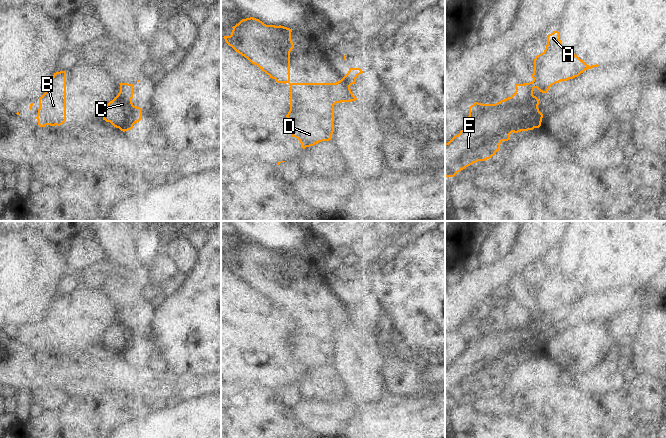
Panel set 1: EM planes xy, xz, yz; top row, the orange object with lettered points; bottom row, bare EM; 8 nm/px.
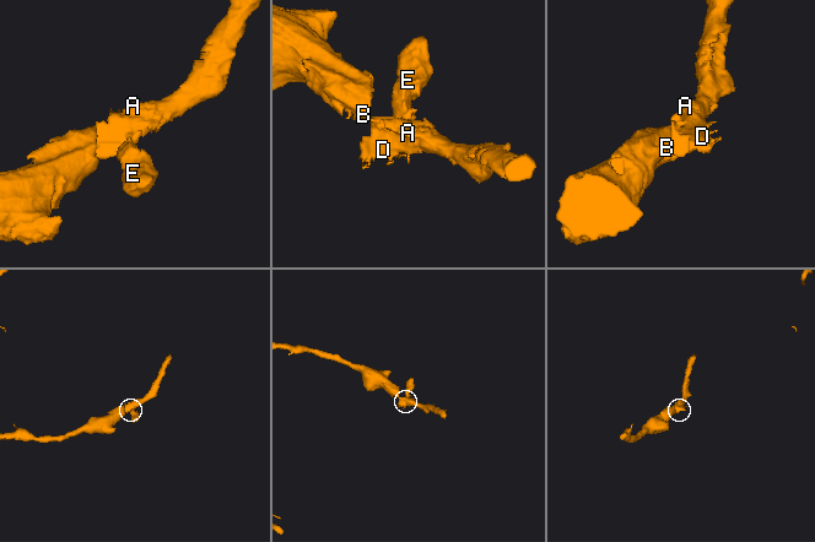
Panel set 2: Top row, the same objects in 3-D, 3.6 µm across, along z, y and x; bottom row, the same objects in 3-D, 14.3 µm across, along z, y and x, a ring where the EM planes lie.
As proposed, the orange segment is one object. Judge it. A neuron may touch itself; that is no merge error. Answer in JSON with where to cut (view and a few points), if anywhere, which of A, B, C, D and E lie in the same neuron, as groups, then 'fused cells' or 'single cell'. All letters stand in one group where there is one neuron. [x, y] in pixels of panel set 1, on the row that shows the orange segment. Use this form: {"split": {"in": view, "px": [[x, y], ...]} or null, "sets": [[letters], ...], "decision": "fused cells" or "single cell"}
{"split": {"in": "yz", "px": [[525, 83], [532, 93]]}, "sets": [["A", "B", "D"], ["C", "E"]], "decision": "fused cells"}

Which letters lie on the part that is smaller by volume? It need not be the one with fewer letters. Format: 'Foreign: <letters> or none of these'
Foreign: C, E

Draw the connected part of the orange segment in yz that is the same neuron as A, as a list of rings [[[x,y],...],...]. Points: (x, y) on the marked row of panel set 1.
[[[553,31],[547,35],[547,45],[544,52],[534,59],[533,81],[526,84],[531,88],[529,92],[533,93],[534,89],[537,88],[540,92],[546,94],[552,85],[578,77],[585,70],[598,66],[600,65],[589,66],[573,52],[565,50],[561,44],[560,33]]]

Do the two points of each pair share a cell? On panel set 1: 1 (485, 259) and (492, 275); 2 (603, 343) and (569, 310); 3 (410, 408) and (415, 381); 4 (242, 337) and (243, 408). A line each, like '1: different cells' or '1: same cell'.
1: different cells
2: different cells
3: different cells
4: different cells

